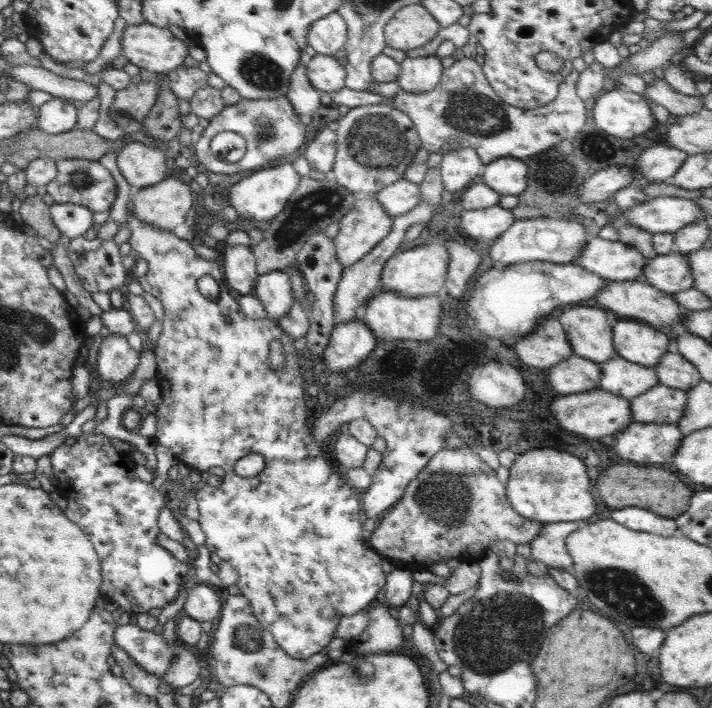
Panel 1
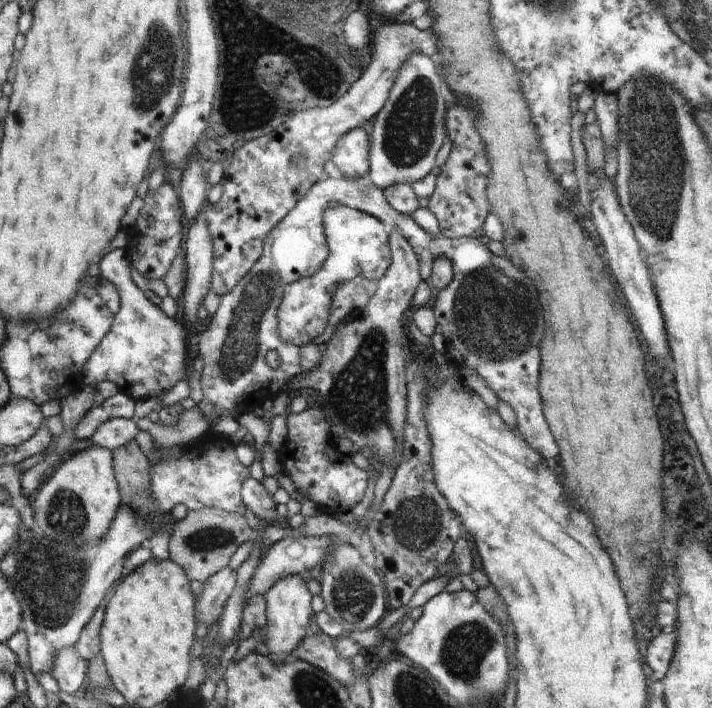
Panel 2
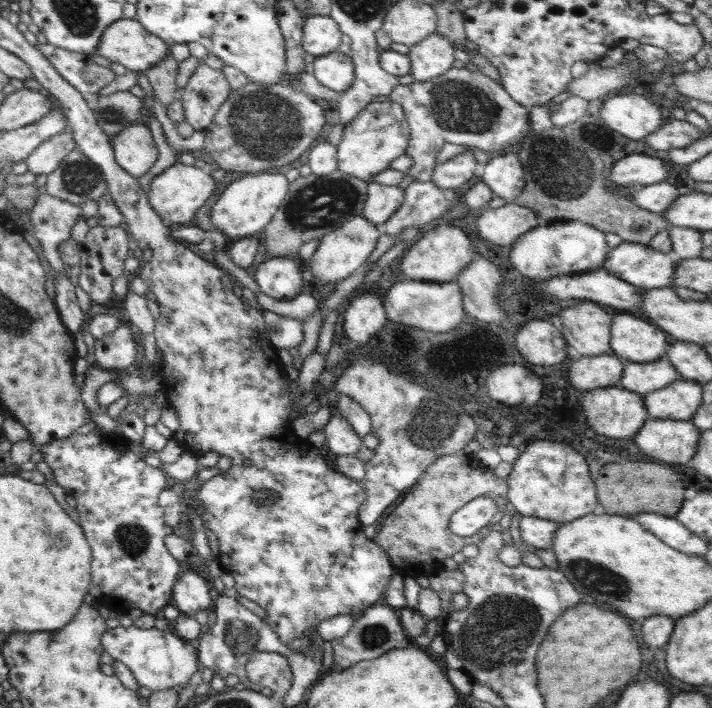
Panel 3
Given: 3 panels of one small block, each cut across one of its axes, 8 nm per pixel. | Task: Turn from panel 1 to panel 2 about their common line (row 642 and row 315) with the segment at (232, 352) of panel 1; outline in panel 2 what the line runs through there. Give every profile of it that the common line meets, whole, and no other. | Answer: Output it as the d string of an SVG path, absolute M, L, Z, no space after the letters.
M332 204L324 211L323 223L329 248L328 258L315 275L285 286L285 293L277 310L280 338L296 346L314 342L324 332L332 291L357 276L379 281L391 263L390 232L377 218L345 205Z

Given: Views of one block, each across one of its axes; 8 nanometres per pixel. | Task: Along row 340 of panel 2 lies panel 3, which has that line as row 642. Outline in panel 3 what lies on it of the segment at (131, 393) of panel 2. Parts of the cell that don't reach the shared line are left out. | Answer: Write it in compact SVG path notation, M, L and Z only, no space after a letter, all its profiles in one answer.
M137 626L107 628L101 636L101 645L115 661L124 663L140 684L151 691L164 691L187 684L187 680L201 667L195 643L180 638L172 629L144 629Z

